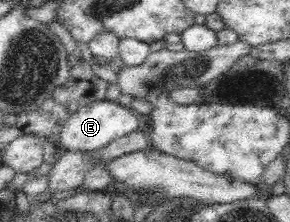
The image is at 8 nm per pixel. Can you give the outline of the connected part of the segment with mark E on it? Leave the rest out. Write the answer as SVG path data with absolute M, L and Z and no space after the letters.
M99 100L81 106L73 112L60 131L59 151L92 151L106 146L109 142L138 129L138 118L128 106L122 106L118 101Z

